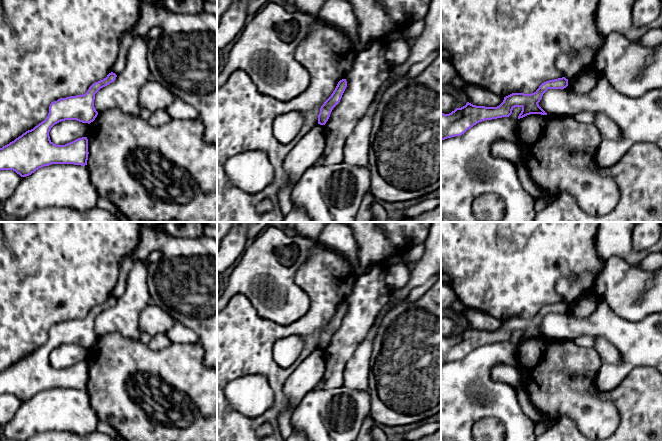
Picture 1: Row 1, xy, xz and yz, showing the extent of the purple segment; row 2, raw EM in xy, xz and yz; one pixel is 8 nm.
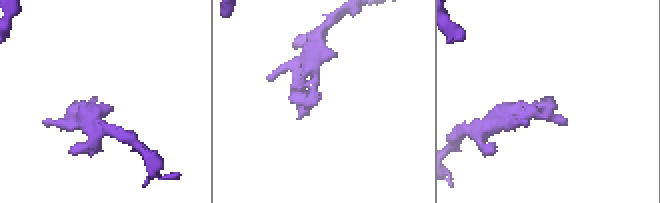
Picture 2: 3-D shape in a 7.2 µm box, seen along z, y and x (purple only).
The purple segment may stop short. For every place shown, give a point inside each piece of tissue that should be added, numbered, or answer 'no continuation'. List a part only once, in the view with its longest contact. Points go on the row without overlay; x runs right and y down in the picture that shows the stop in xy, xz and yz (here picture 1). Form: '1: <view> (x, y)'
no continuation

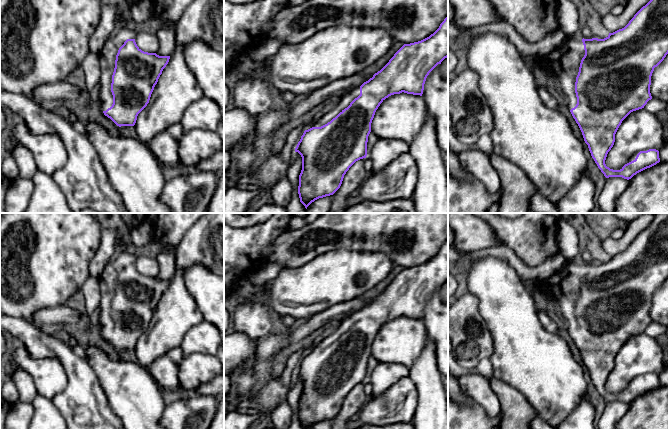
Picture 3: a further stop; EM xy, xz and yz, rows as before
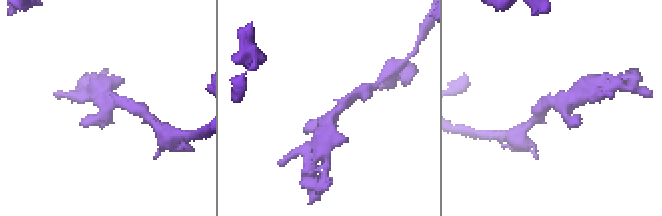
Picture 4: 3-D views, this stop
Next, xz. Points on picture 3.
1: xz (346, 323)

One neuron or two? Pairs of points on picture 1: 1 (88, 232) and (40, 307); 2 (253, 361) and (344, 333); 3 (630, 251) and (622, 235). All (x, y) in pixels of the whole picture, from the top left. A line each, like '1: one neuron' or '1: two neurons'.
1: one neuron
2: two neurons
3: one neuron

